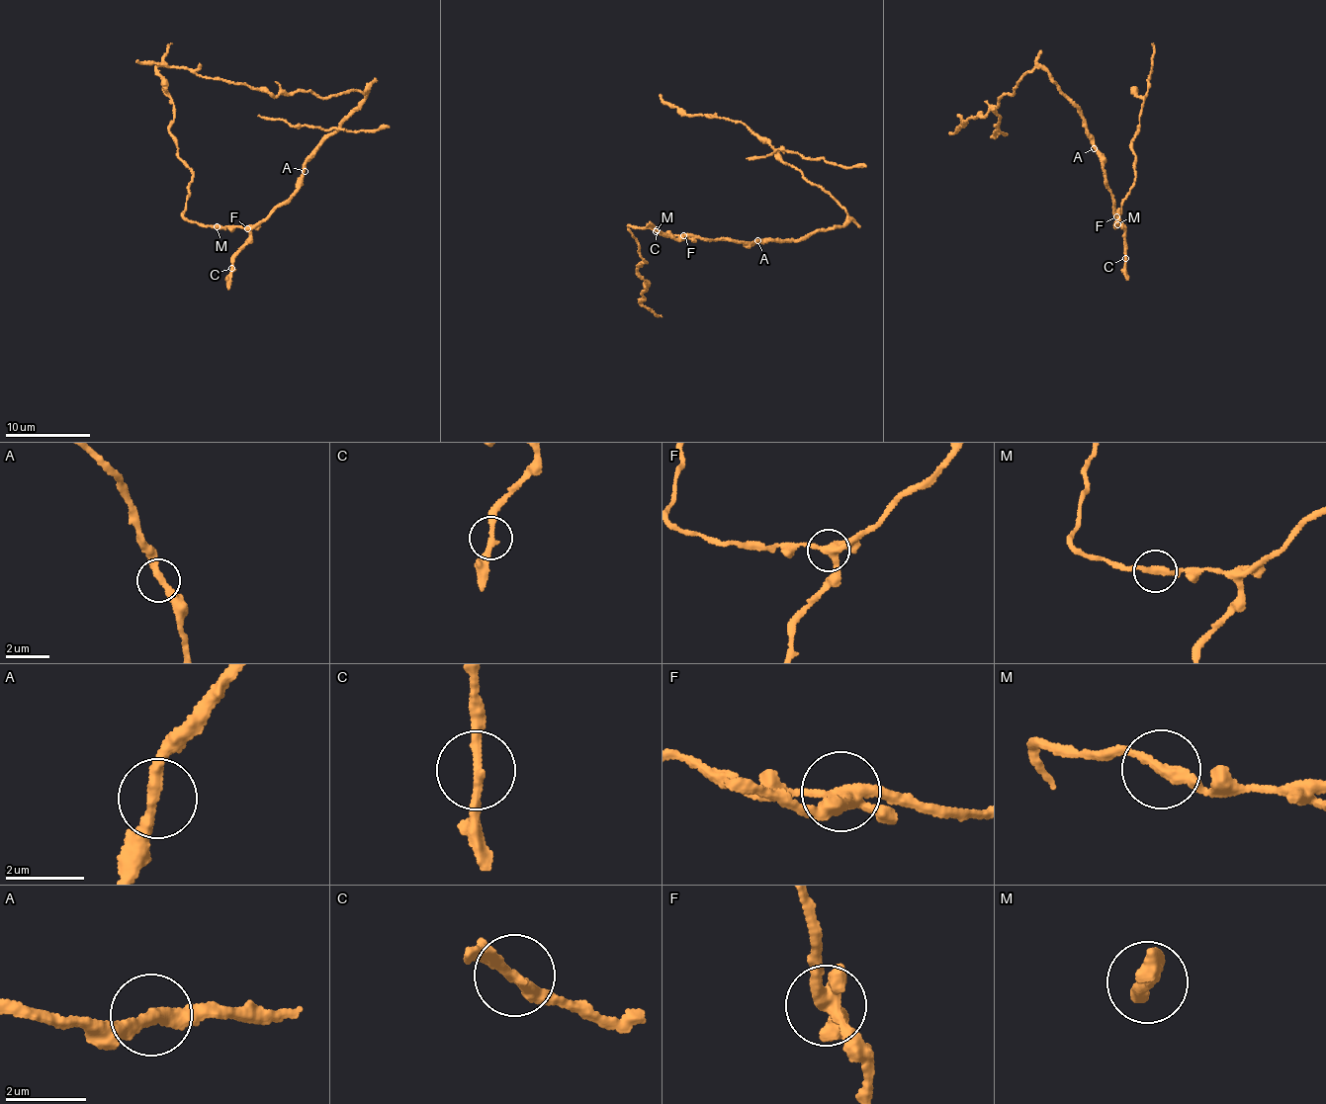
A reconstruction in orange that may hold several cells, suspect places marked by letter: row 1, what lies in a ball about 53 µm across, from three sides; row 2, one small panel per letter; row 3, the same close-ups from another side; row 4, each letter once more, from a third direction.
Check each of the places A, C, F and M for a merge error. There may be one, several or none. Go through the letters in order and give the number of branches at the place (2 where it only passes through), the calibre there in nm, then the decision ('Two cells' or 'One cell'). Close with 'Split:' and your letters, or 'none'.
A: Branches: 2. Thickness 280 nm. One cell
C: Branches: 2. Thickness 240 nm. One cell
F: Branches: 3. Thickness 300 nm. One cell
M: Branches: 2. Thickness 280 nm. One cell
Split: none

